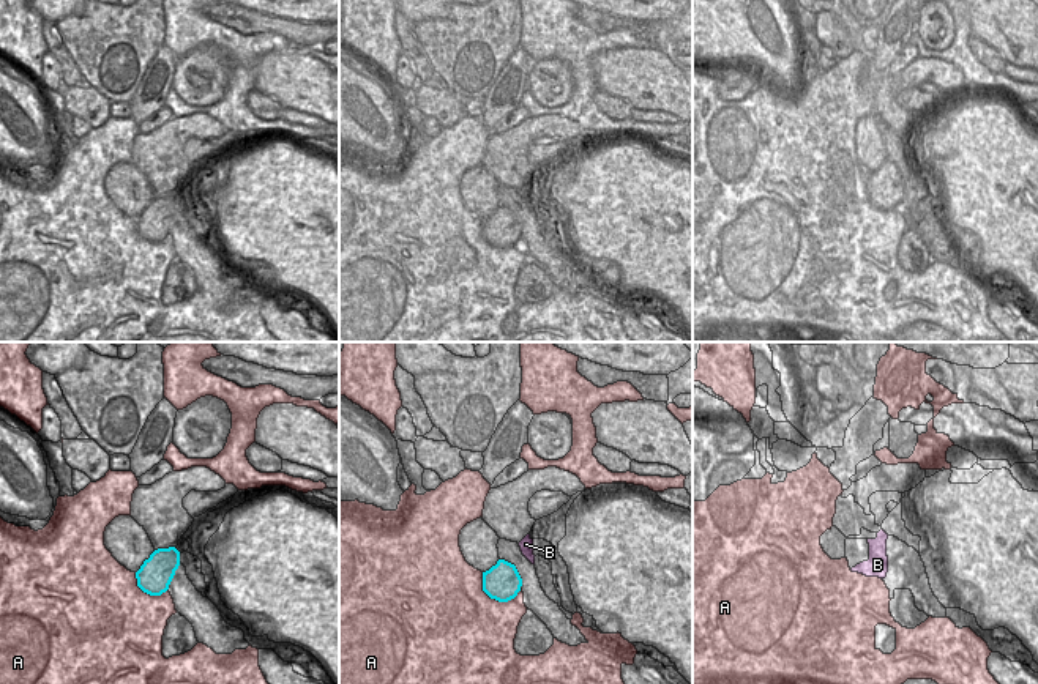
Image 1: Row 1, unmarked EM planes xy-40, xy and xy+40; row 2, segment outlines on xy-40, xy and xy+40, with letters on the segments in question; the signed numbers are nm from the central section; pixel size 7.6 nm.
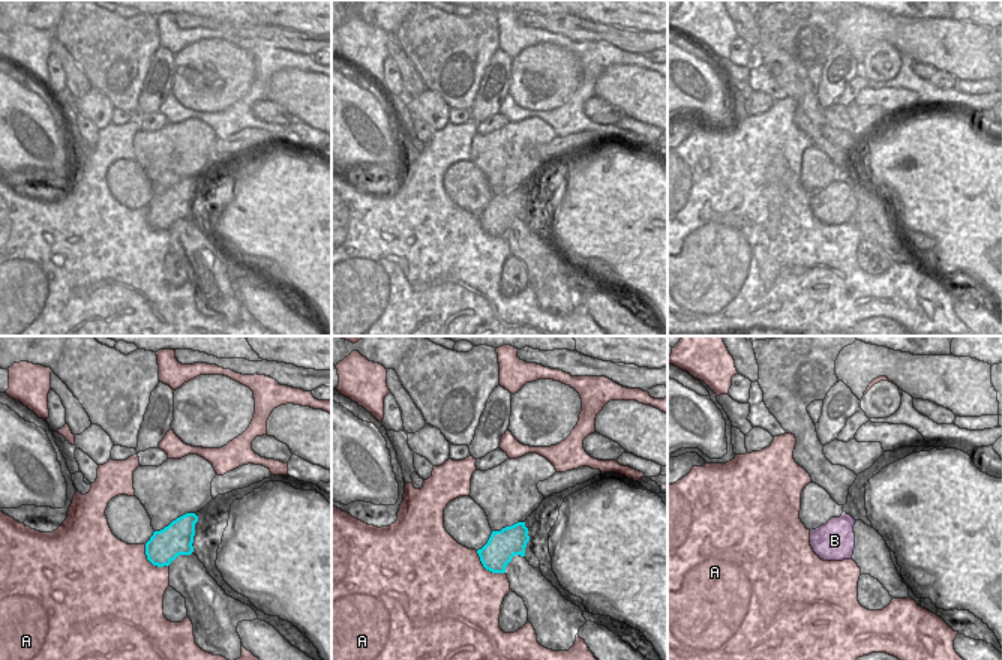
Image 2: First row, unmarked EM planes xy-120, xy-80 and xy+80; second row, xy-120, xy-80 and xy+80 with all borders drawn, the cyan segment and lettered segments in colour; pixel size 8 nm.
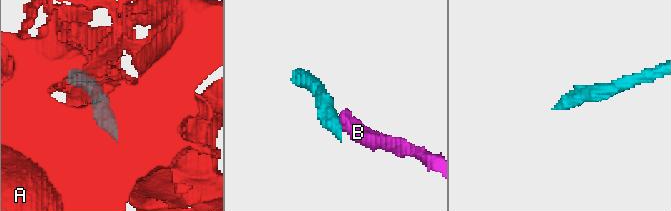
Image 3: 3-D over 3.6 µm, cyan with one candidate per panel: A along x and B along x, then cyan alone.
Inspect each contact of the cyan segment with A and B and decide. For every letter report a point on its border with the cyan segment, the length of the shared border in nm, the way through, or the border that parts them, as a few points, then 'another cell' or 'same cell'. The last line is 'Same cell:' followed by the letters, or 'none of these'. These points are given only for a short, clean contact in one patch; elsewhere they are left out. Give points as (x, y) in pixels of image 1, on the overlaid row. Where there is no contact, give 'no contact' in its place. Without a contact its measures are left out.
A: contact xy (494, 598); length 340 nm; another cell
B: no contact; same cell
Same cell: B

